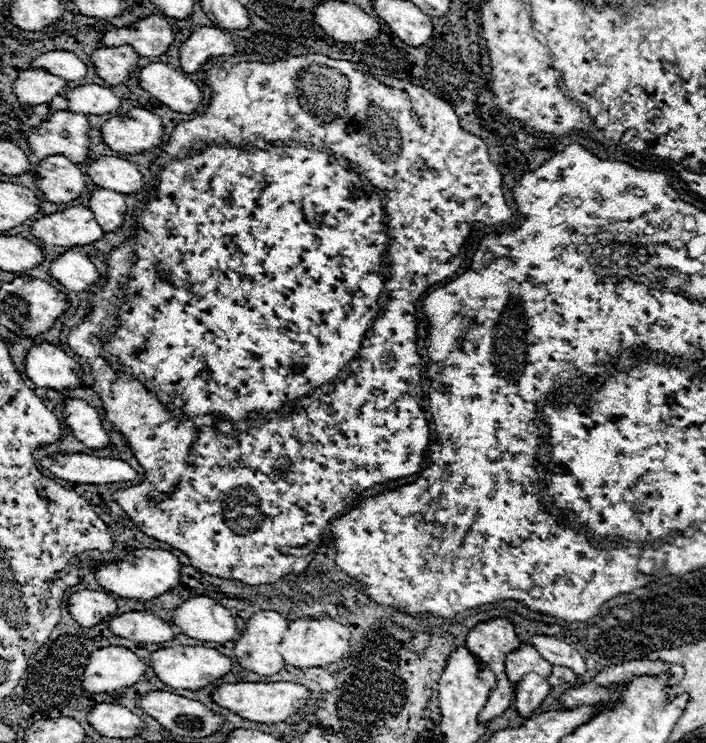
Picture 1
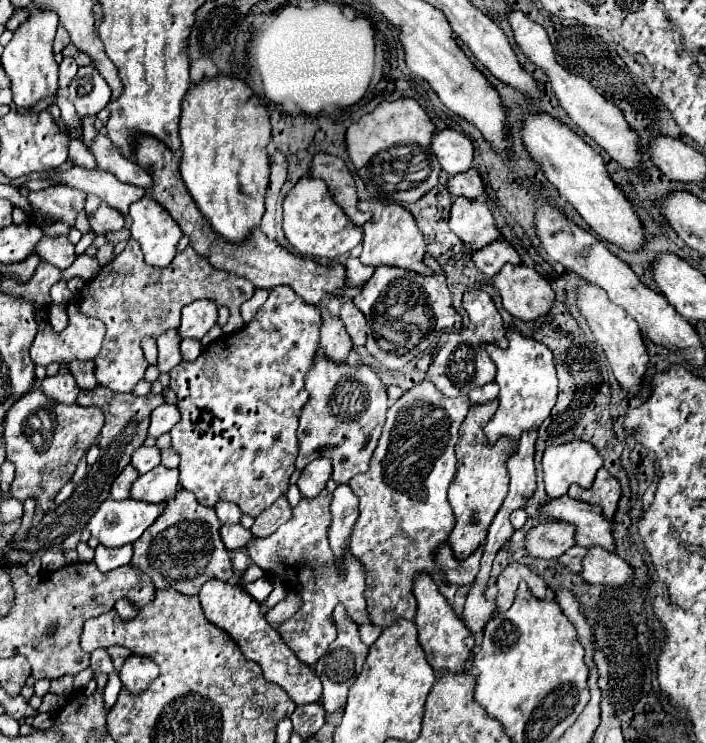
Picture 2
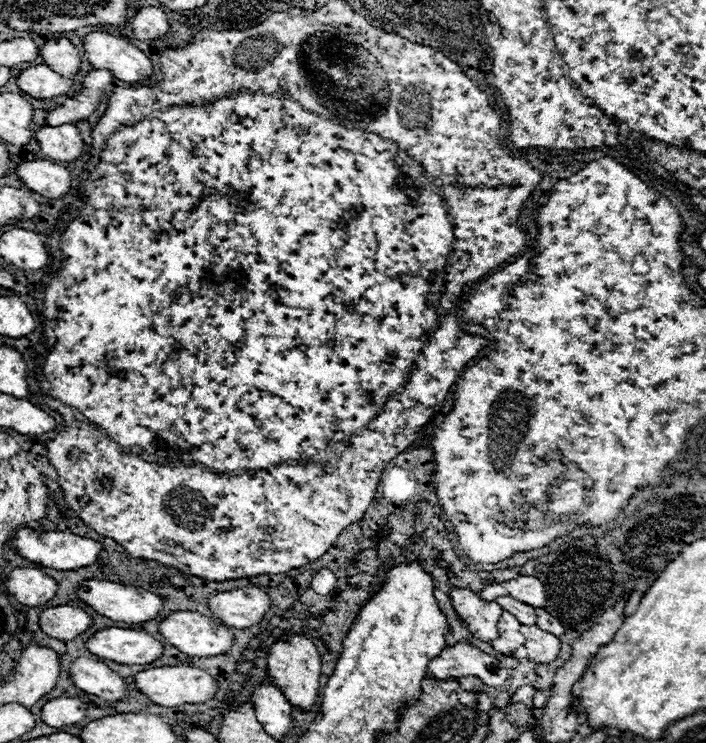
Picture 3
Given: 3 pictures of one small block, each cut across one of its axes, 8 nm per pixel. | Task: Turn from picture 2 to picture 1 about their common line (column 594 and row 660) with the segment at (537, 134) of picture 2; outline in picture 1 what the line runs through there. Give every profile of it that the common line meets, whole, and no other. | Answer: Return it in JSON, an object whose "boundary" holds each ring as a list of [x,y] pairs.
{"boundary":[[[174,646],[174,648],[162,648],[152,654],[152,670],[156,676],[172,686],[172,688],[182,688],[182,690],[198,690],[208,686],[212,680],[218,680],[232,672],[232,658],[220,654],[214,648],[202,648],[202,646]]]}

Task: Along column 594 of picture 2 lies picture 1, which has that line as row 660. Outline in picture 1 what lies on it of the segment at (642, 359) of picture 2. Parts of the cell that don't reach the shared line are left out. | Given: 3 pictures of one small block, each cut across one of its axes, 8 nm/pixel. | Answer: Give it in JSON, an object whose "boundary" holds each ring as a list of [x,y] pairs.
{"boundary":[[[298,618],[290,622],[290,630],[280,644],[280,654],[286,664],[296,668],[316,668],[328,666],[332,662],[342,660],[346,648],[350,644],[350,632],[346,626],[338,624],[332,618]]]}

